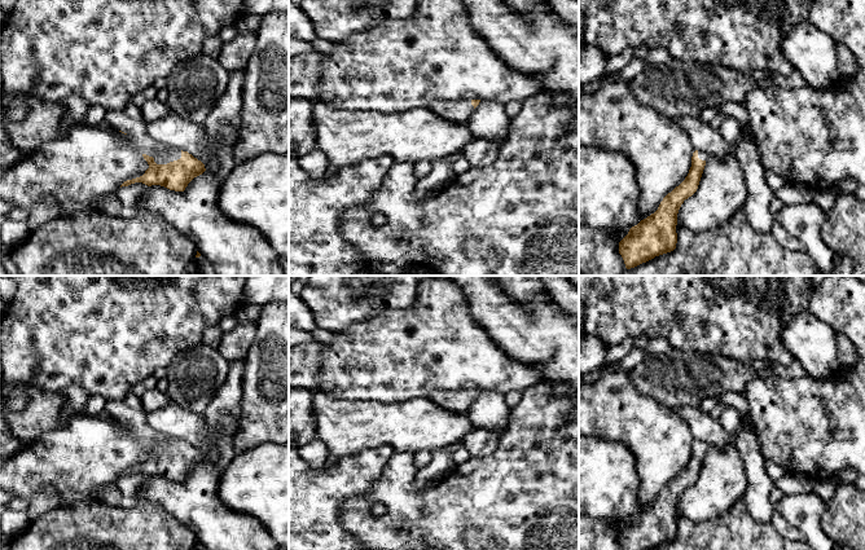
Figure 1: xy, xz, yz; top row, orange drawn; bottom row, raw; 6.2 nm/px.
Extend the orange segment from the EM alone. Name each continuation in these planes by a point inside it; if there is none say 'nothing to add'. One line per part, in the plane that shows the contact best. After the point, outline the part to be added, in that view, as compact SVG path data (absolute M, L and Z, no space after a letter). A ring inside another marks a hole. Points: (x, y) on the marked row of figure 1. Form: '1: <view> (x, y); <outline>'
1: xy (128, 119); M132 102L120 110L107 111L105 124L129 136L140 151L153 157L157 164L167 164L181 158L180 149L166 146L148 135L148 123L140 107Z

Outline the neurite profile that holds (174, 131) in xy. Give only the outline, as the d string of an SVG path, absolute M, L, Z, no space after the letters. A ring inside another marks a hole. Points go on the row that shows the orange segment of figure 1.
M175 113L148 123L146 132L155 141L188 151L202 163L210 158L203 126L186 120Z

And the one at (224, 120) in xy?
M243 70L229 71L225 92L202 124L206 132L218 135L224 142L224 148L219 151L220 167L215 175L219 181L223 181L237 164L232 154L232 146L241 124L243 80Z

